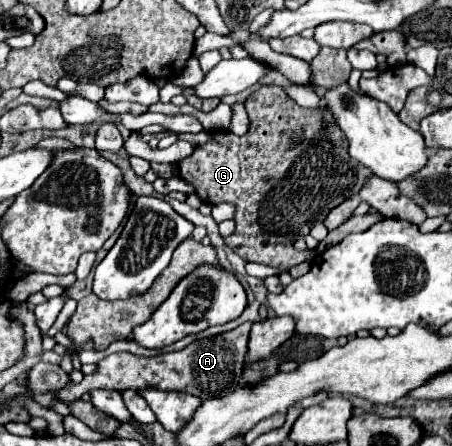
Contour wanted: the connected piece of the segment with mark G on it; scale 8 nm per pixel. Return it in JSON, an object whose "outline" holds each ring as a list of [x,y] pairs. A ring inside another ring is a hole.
{"outline":[[[264,85],[246,99],[246,111],[252,121],[246,135],[238,137],[226,129],[212,131],[212,139],[206,145],[198,145],[192,155],[178,161],[178,173],[184,181],[194,185],[202,203],[236,205],[236,229],[230,237],[224,239],[234,253],[246,261],[256,261],[288,271],[298,263],[314,259],[314,253],[296,251],[294,241],[306,237],[314,223],[324,221],[326,215],[342,201],[358,195],[358,191],[372,177],[372,171],[366,165],[350,159],[348,139],[340,131],[330,109],[324,105],[318,109],[306,109],[294,103],[282,87]]]}

